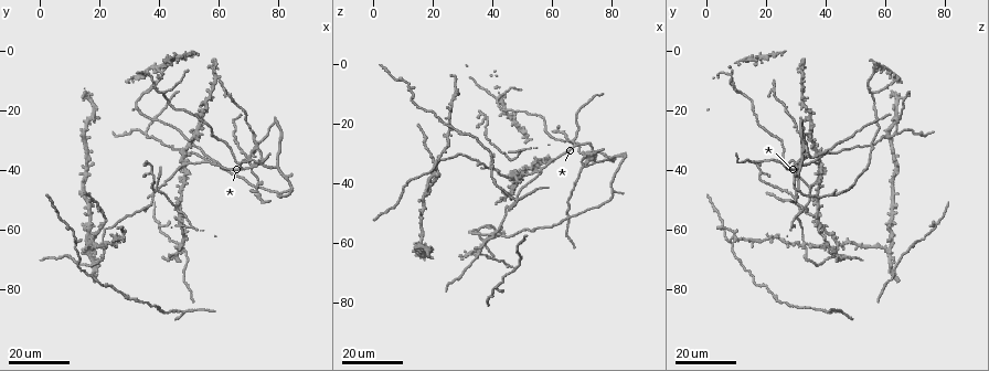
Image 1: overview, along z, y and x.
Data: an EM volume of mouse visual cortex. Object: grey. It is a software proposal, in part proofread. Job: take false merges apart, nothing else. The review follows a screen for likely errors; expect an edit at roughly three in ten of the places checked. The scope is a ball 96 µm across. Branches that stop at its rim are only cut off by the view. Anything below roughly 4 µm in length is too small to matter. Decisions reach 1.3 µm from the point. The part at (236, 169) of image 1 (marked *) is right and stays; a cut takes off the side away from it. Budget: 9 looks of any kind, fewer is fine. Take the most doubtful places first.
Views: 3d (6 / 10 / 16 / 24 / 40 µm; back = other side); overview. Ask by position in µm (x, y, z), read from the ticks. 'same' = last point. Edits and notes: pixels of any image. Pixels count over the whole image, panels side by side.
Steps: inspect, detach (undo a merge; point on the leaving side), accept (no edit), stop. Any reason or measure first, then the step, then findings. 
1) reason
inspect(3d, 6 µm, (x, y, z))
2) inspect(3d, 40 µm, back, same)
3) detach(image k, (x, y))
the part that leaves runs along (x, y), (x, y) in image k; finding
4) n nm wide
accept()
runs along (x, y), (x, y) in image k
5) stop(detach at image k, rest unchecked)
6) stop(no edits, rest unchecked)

looks like a crossing
inspect(3d, 24 µm, (46, 69, 45))

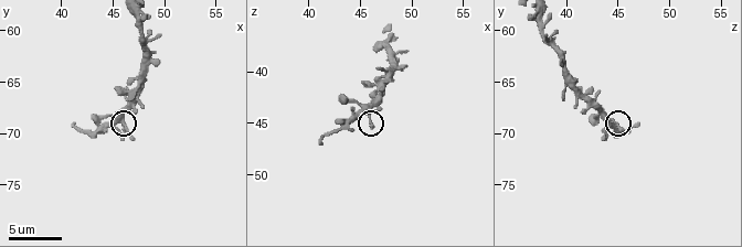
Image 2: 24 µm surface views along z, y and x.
closer look
inspect(3d, 10 µm, (45.6, 68.6, 44.0))

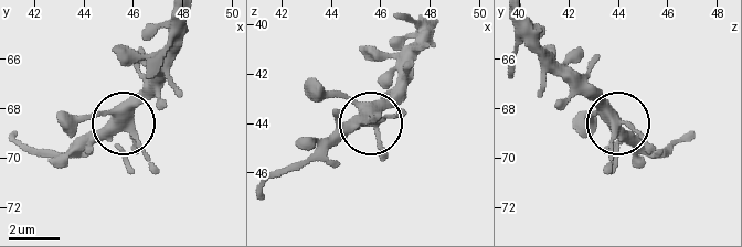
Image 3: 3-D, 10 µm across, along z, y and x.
inspect(3d, 10 µm, back, (45.7, 68.6, 44.0))

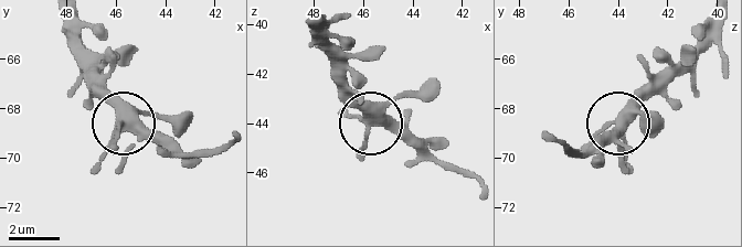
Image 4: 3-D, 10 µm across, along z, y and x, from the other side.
side arm 6 µm; 4 arms
accept()
one neuron here

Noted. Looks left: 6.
four-way junction
inspect(3d, 16 µm, (46, 52, 37))

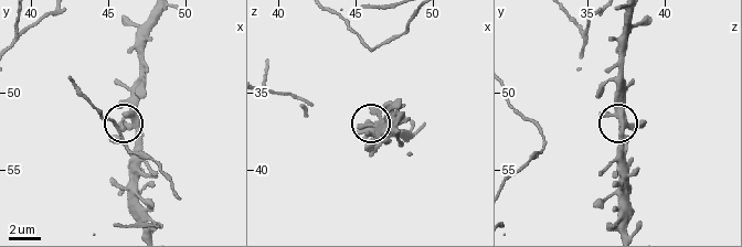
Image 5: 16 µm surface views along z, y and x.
zoom in
inspect(3d, 10 µm, (46.6, 51.2, 36.8))

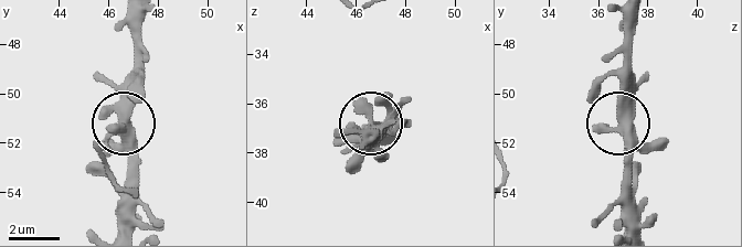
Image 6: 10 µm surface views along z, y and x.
420 nm wide
accept()
continuous, no second neuron

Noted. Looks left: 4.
two arms in line, one across
inspect(3d, 24 µm, (39, 46, 34))

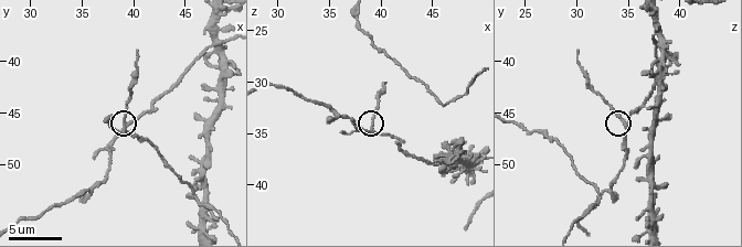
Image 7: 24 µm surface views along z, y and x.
inspect(3d, 10 µm, (39.0, 46.2, 34.6))

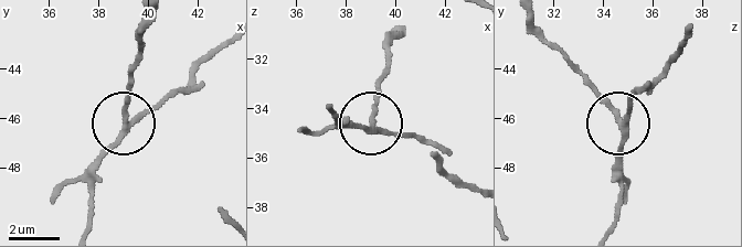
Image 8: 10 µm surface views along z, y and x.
210 nm wide
detach(image 8, (129, 96))
the part that leaves runs along (122, 125), (145, 19) in image 8; a second neuron is stuck on

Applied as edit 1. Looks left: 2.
two arms in line, one across
inspect(3d, 24 µm, (56, 36, 35))

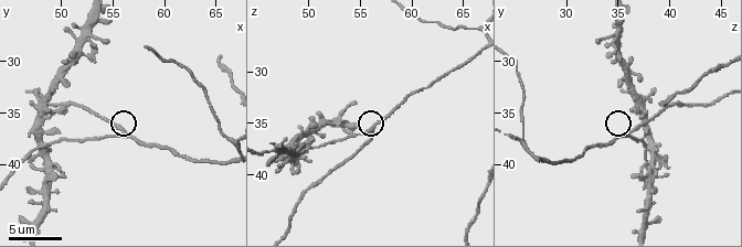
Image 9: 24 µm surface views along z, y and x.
zoom in
inspect(3d, 6 µm, (56.2, 37.0, 35.8))

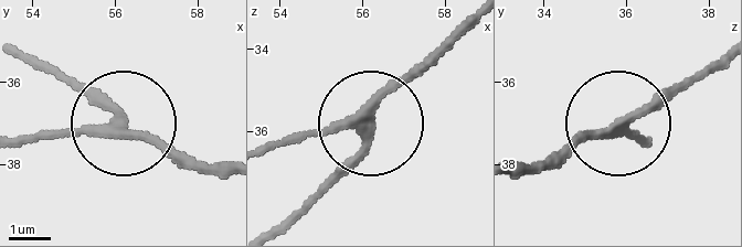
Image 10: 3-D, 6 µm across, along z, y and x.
side arm 61 µm
accept()
runs along (459, 24), (387, 98), (354, 161), (305, 211) in image 10; continuous, no second neuron

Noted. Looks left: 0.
stop(detach at image 8, rest unchecked)

